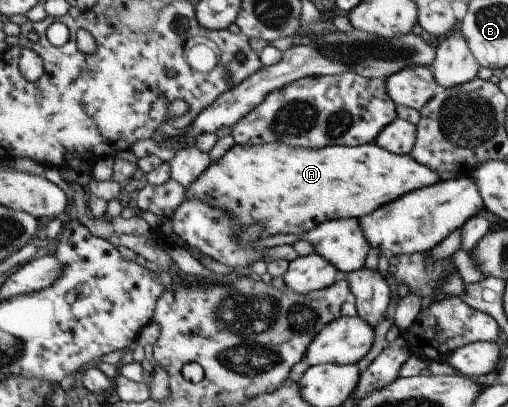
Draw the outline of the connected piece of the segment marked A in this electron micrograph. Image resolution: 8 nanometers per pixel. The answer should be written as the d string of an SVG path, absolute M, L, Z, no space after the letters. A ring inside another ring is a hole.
M274 142L274 144L237 144L234 143L232 147L216 162L212 162L211 165L200 175L200 178L190 184L187 189L186 200L192 200L192 198L198 198L198 200L206 200L210 206L214 208L224 208L230 216L234 216L242 228L248 228L254 223L260 223L264 227L262 236L274 236L276 234L294 234L300 235L302 233L310 232L318 228L322 223L328 220L342 219L342 218L360 218L364 215L369 215L370 212L376 210L378 207L384 207L386 203L392 203L393 200L400 199L402 195L406 195L409 192L424 188L426 186L432 186L439 182L440 178L436 172L432 172L430 168L418 164L413 157L408 155L399 155L398 153L392 153L384 148L380 148L376 143L368 143L351 147L350 145L330 145L326 148L311 149L306 147L293 147L282 142Z

